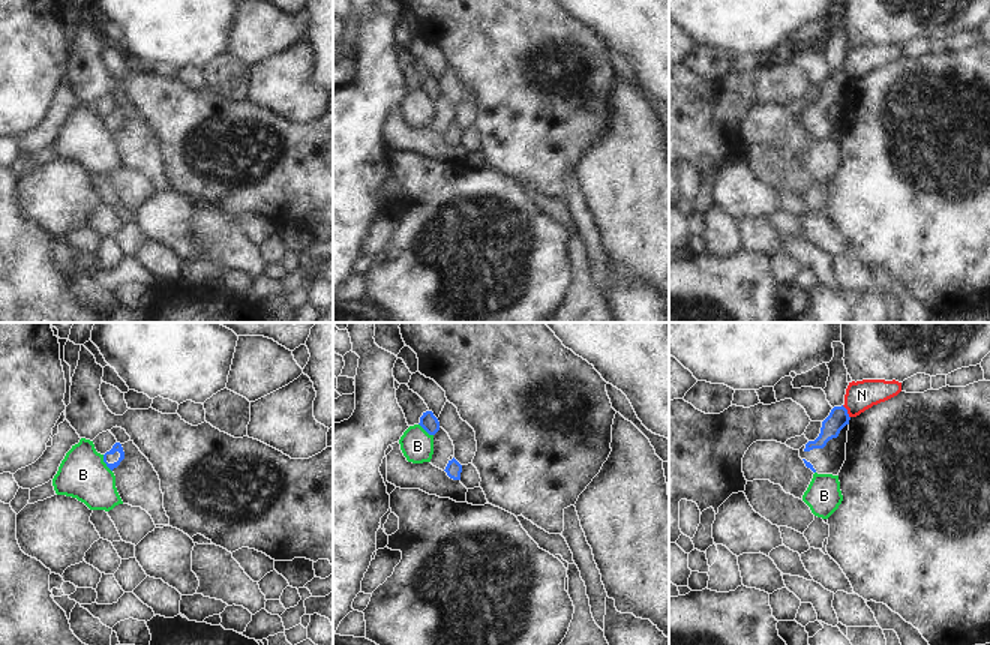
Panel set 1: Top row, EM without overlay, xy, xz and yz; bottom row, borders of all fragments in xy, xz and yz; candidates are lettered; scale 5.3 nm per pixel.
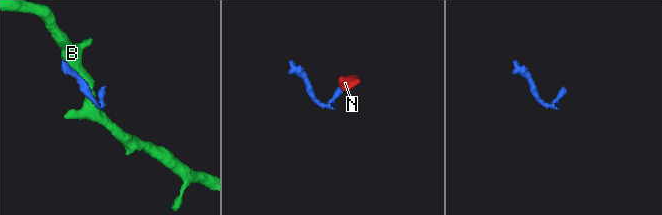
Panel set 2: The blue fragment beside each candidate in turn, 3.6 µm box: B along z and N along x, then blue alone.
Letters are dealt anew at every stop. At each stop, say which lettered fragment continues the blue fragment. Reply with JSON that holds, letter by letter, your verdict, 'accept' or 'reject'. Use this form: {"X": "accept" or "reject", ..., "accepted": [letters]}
{"B": "reject", "N": "accept", "accepted": ["N"]}

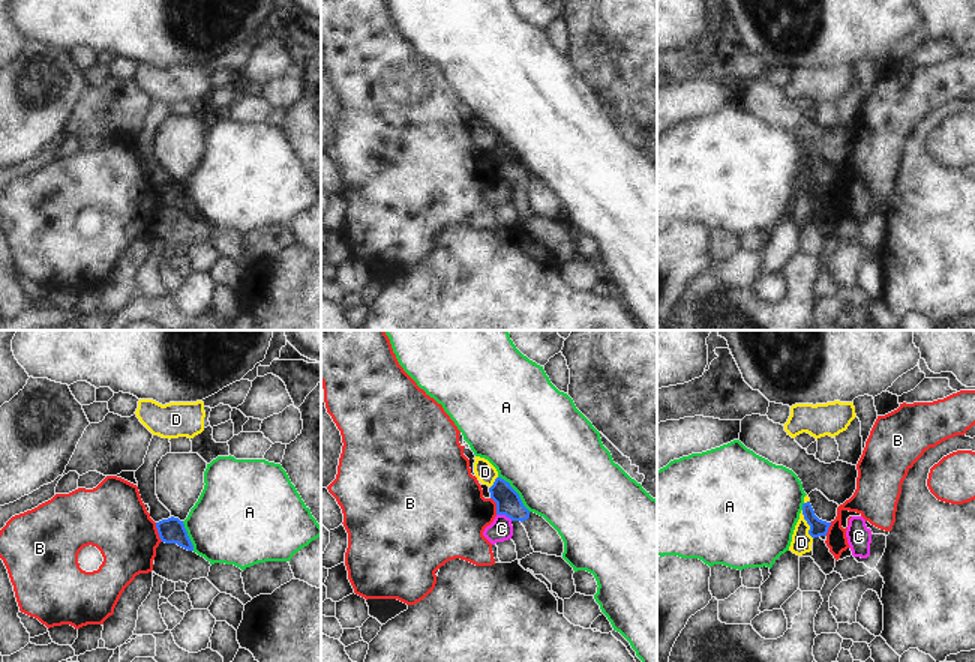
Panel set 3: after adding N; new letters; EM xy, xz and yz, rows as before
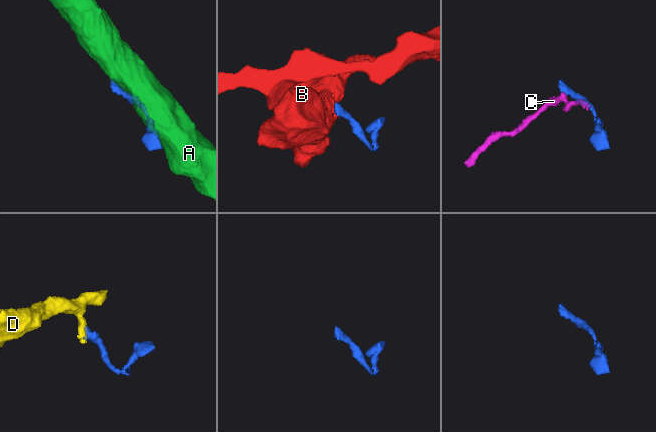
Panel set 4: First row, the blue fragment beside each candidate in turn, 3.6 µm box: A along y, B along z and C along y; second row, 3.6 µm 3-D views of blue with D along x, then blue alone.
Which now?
{"A": "reject", "B": "reject", "C": "reject", "D": "reject", "accepted": []}

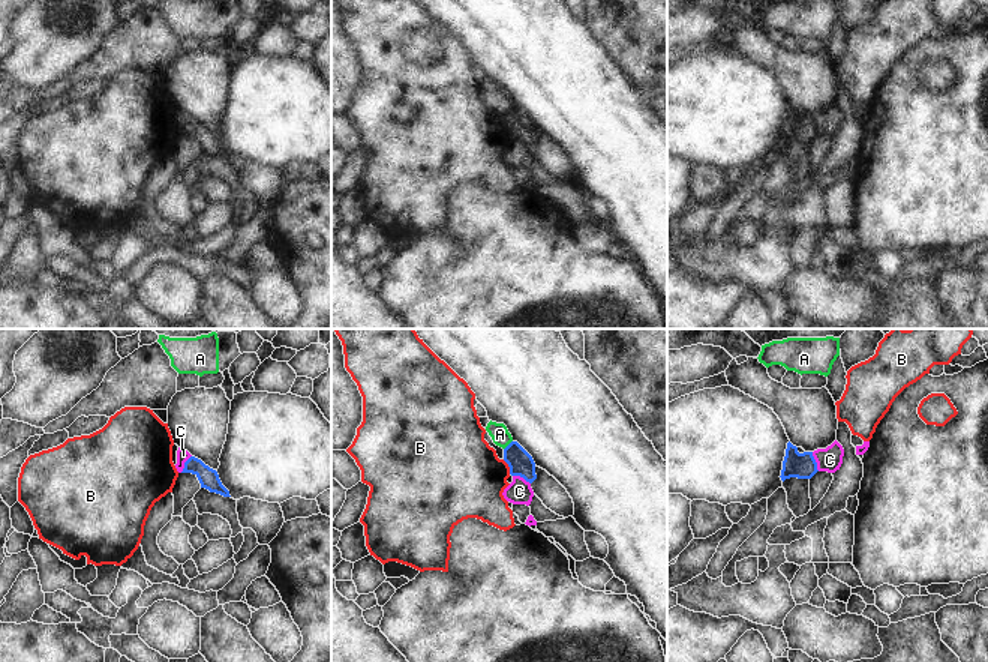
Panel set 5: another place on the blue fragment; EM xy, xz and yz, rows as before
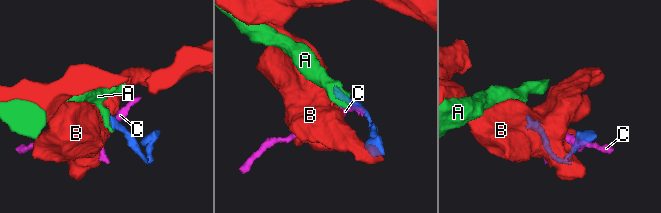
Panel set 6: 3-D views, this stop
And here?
{"A": "reject", "B": "reject", "C": "reject", "accepted": []}

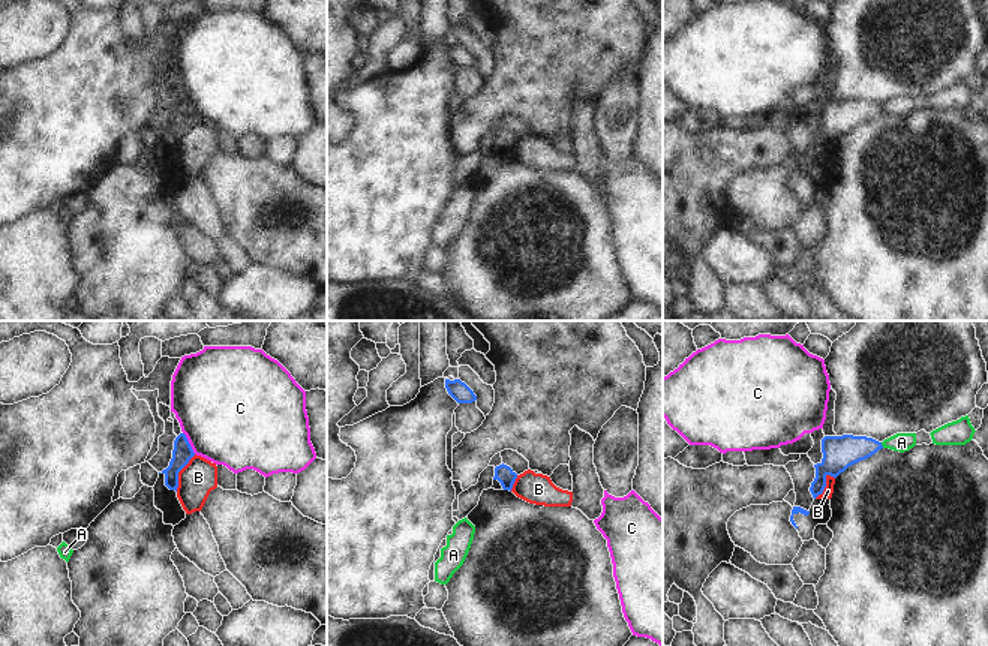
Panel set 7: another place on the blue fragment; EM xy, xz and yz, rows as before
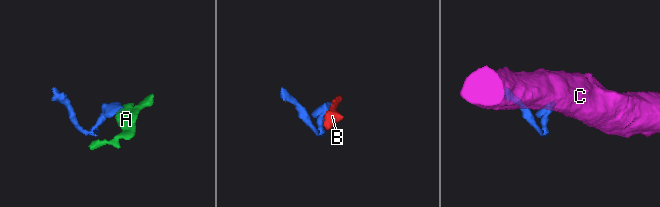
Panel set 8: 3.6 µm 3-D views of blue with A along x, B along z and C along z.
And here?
{"A": "reject", "B": "reject", "C": "reject", "accepted": []}

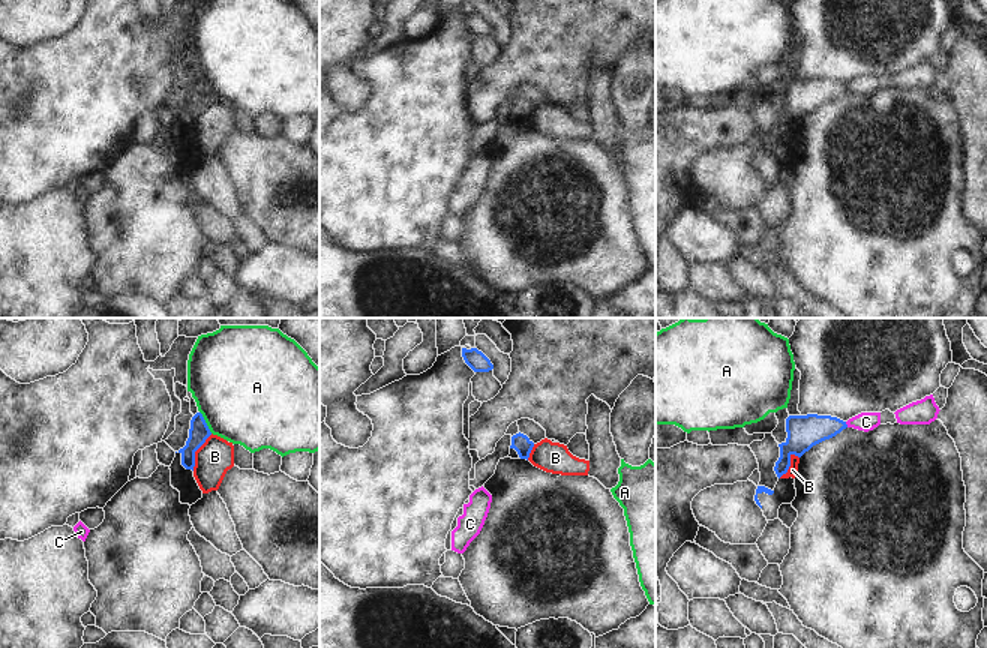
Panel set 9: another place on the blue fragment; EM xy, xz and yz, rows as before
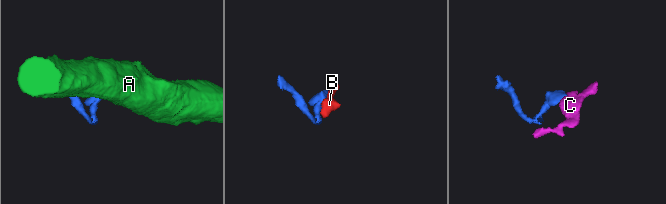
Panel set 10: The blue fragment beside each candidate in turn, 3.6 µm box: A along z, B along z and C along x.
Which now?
{"A": "reject", "B": "reject", "C": "reject", "accepted": []}

